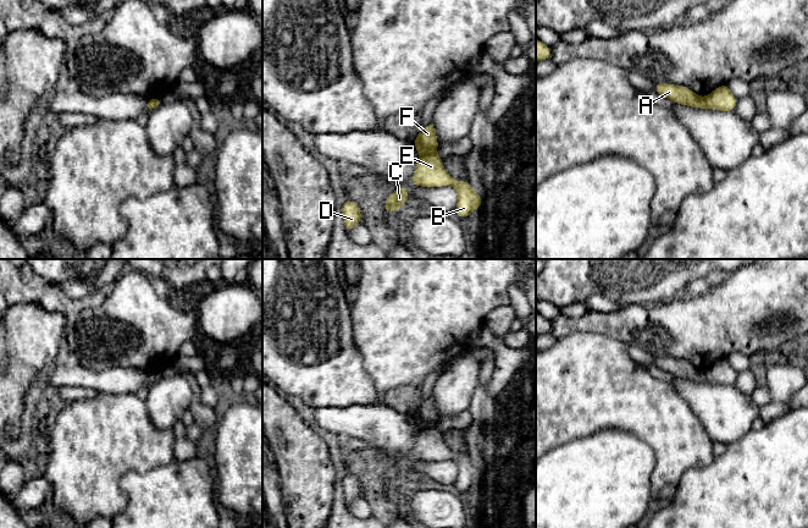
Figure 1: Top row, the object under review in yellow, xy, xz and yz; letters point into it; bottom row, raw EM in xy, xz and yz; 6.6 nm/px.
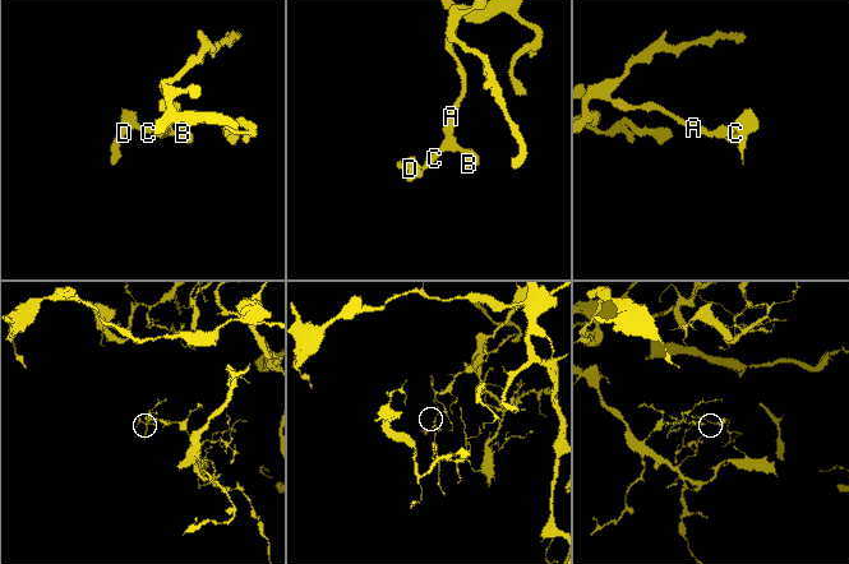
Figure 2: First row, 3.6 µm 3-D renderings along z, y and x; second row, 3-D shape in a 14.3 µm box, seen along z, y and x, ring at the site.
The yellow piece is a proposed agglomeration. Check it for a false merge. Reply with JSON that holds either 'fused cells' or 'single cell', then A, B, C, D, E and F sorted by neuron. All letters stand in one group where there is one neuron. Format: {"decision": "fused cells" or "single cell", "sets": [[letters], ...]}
{"decision": "fused cells", "sets": [["A", "F"], ["B", "C", "D", "E"]]}

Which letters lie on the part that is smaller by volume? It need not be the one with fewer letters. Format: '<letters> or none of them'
B, C, D, E

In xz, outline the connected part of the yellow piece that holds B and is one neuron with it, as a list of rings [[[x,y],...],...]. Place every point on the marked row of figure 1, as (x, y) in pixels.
[[[437,154],[420,156],[411,185],[422,187],[454,187],[459,196],[454,211],[460,219],[471,215],[476,208],[482,208],[483,198],[474,191],[469,181],[456,181],[450,177],[443,167],[442,158]]]

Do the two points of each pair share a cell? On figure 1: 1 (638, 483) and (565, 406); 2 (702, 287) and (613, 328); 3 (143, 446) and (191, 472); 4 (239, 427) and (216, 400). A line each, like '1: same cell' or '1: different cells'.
1: different cells
2: different cells
3: different cells
4: different cells

